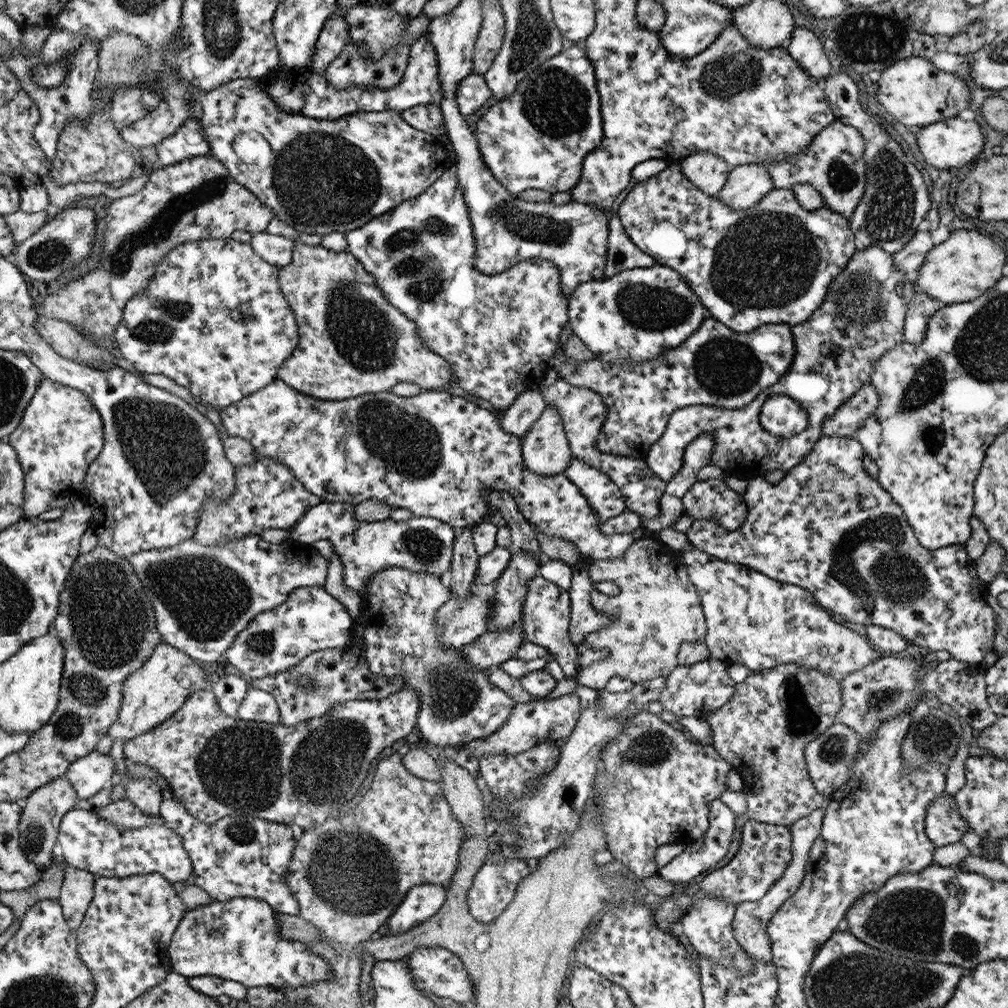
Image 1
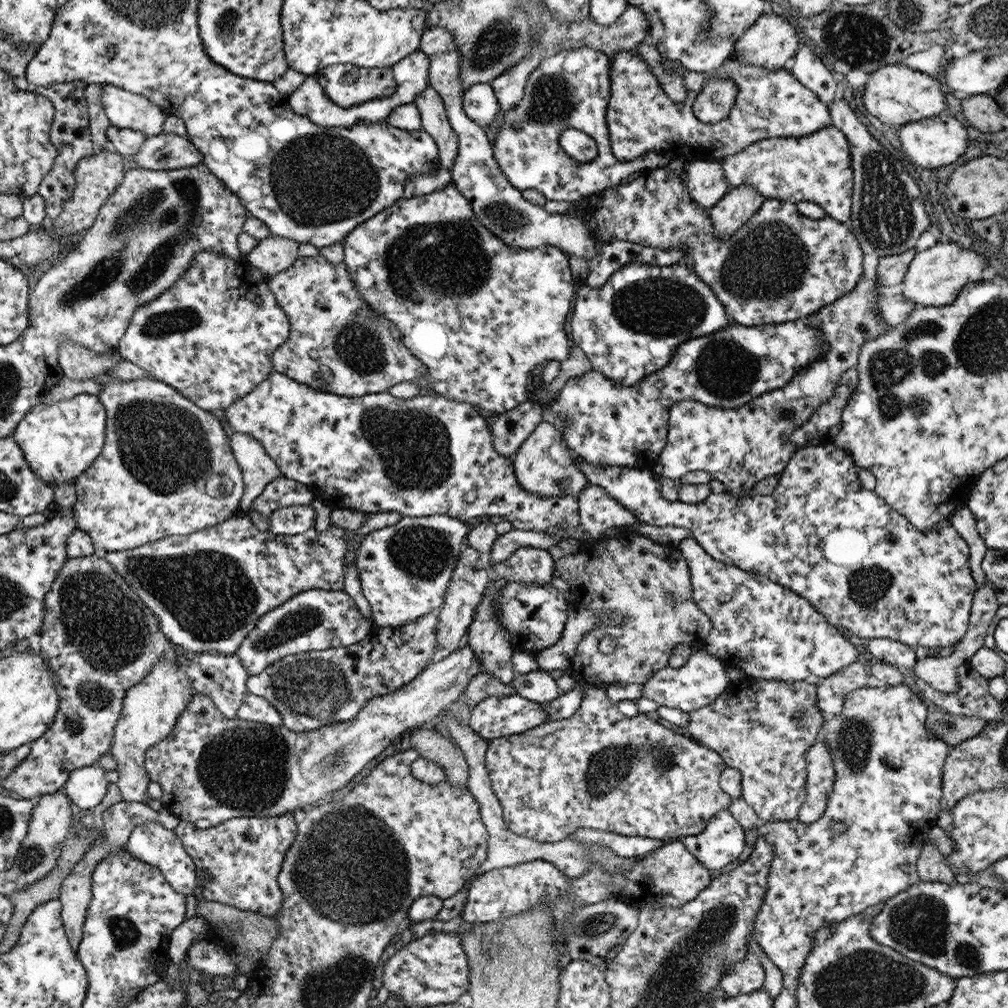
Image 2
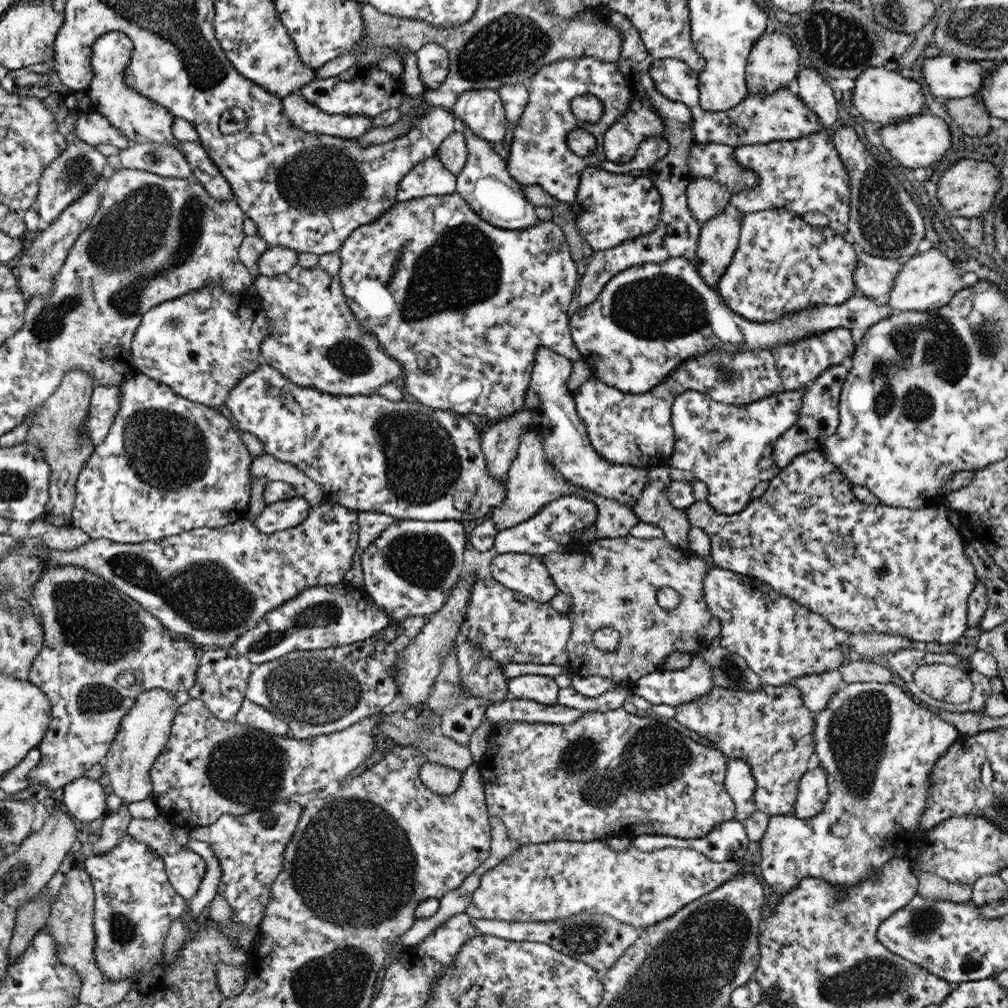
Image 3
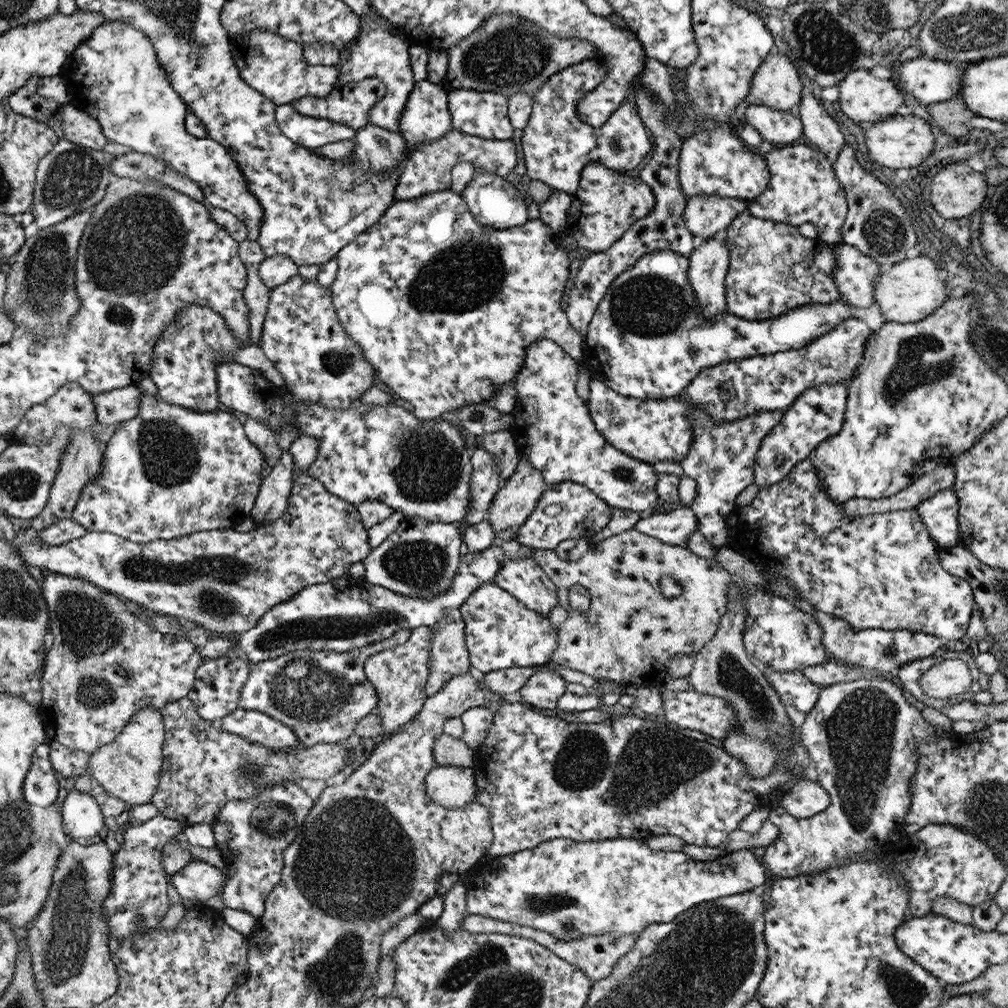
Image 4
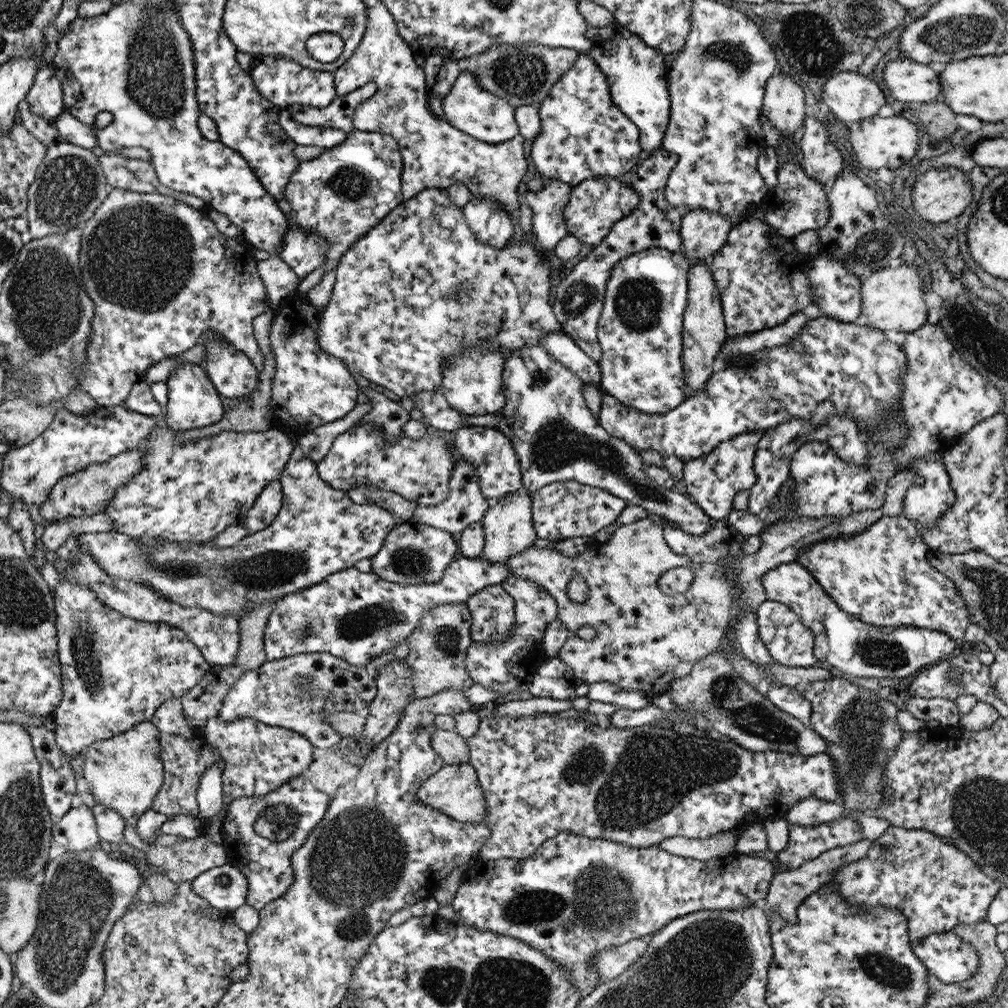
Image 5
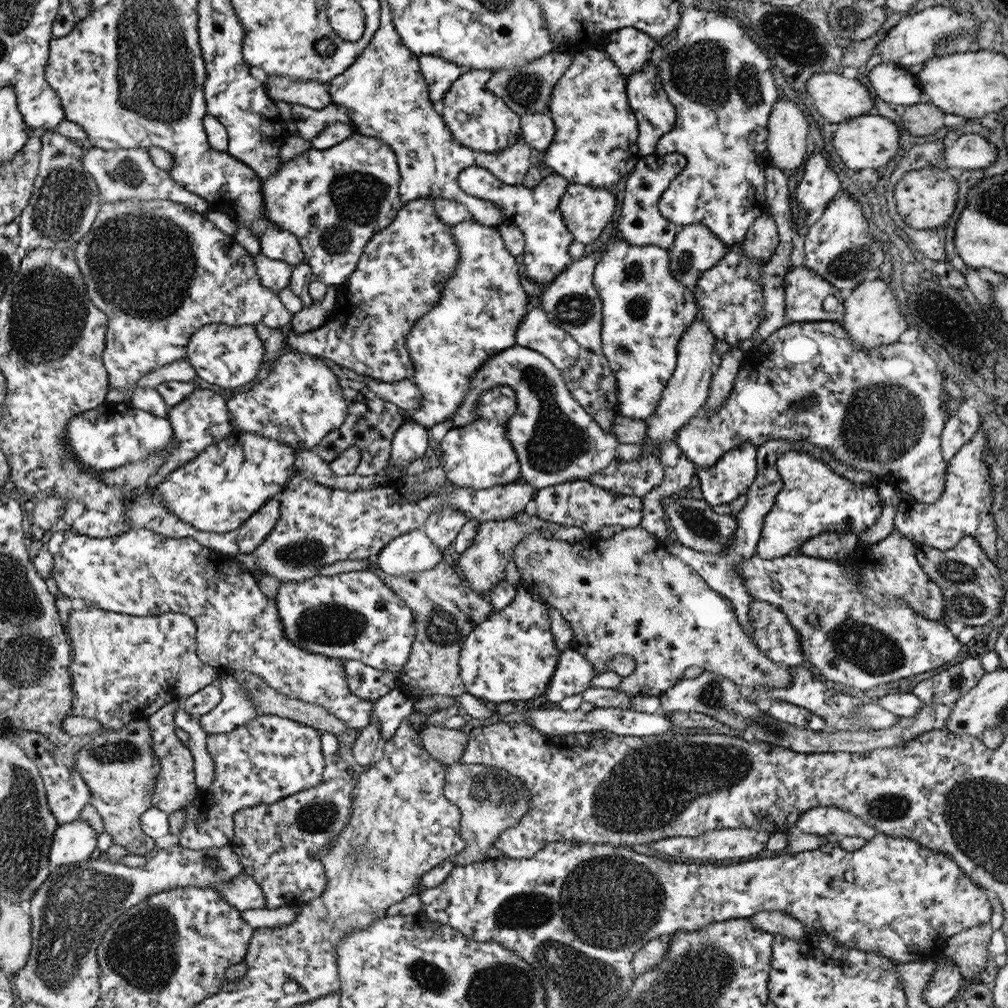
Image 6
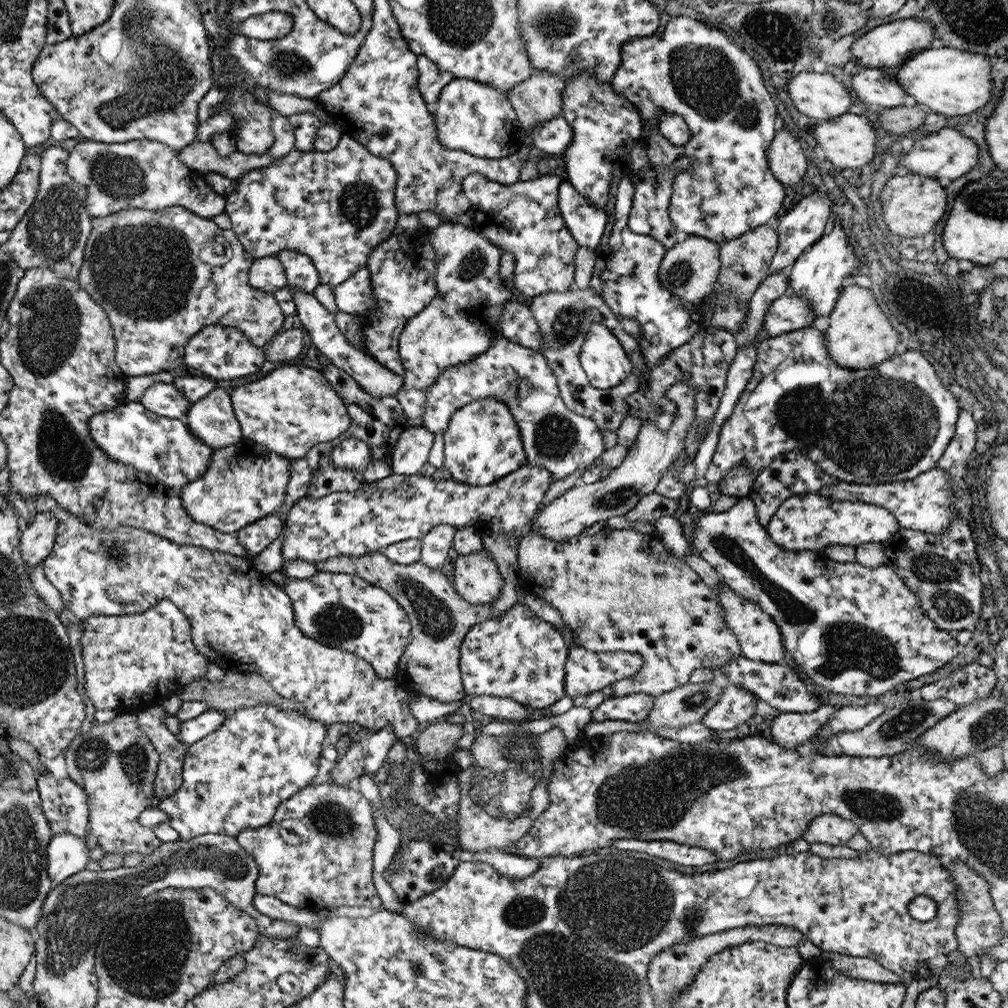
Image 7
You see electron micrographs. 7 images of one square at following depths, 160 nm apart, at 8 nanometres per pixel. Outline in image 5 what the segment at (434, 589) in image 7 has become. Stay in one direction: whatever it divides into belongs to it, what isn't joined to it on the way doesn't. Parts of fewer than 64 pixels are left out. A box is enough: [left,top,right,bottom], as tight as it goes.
[407,602,474,699]

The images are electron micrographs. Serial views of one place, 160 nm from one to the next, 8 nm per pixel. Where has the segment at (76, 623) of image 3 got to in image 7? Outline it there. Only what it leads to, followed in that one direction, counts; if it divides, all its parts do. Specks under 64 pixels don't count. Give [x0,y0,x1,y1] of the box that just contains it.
[83,599,210,715]

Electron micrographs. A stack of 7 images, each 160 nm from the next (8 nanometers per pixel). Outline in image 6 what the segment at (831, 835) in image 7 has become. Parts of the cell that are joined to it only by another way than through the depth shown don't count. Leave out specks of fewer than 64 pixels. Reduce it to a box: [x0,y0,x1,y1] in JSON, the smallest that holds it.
[795,805,877,841]

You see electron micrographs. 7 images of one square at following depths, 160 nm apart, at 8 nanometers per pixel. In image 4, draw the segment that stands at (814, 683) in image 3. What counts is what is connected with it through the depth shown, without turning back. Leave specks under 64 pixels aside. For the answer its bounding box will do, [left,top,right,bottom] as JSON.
[756,662,823,713]

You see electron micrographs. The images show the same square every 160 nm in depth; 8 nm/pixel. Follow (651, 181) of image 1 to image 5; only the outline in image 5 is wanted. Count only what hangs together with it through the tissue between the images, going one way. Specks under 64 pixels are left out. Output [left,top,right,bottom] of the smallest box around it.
[564,177,815,339]

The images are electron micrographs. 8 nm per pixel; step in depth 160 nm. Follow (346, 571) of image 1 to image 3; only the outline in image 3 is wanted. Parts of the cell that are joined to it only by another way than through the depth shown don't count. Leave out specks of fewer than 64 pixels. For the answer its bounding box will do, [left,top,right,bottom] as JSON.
[252,496,467,622]

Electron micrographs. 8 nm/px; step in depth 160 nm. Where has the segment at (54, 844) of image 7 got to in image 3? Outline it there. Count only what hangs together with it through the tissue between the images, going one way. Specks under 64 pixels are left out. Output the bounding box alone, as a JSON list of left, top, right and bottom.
[60,776,108,822]

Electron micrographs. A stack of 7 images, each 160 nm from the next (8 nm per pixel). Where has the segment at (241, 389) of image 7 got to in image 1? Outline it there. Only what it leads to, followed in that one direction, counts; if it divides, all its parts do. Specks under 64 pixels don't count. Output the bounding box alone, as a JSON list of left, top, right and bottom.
[277,240,455,400]

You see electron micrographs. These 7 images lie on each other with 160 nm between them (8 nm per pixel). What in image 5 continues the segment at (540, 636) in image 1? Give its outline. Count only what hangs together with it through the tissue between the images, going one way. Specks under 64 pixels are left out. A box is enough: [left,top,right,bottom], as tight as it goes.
[465,584,515,644]

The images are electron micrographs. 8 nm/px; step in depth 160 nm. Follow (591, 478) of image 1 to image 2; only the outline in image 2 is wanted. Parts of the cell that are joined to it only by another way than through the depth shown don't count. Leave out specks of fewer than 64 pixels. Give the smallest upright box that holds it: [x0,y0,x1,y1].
[579,484,639,540]

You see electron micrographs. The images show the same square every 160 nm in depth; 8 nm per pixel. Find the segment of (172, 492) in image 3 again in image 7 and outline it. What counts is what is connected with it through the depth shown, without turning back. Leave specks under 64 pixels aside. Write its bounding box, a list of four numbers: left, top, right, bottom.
[180,439,291,534]

